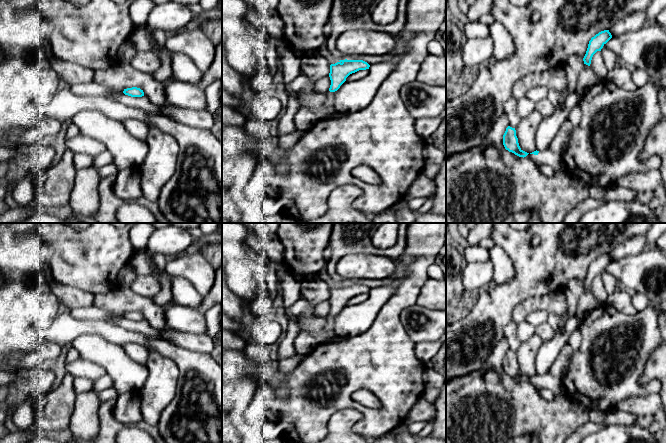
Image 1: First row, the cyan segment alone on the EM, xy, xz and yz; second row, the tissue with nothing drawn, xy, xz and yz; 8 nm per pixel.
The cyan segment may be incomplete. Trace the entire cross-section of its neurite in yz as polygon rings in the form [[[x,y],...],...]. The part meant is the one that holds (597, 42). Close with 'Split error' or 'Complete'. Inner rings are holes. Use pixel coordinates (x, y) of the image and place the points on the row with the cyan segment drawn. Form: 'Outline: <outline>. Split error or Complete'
Outline: [[[604,30],[591,38],[588,44],[586,54],[583,58],[584,64],[590,66],[593,55],[597,51],[601,51],[603,46],[612,38],[609,30]]]. Complete

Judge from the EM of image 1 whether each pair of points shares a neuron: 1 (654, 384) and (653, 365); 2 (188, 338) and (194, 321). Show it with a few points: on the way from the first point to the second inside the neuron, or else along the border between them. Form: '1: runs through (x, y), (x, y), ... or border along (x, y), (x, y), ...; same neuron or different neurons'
1: border along (650, 355), (640, 377), (640, 383), (644, 386); different neurons
2: border along (170, 328), (176, 331), (205, 334); different neurons

